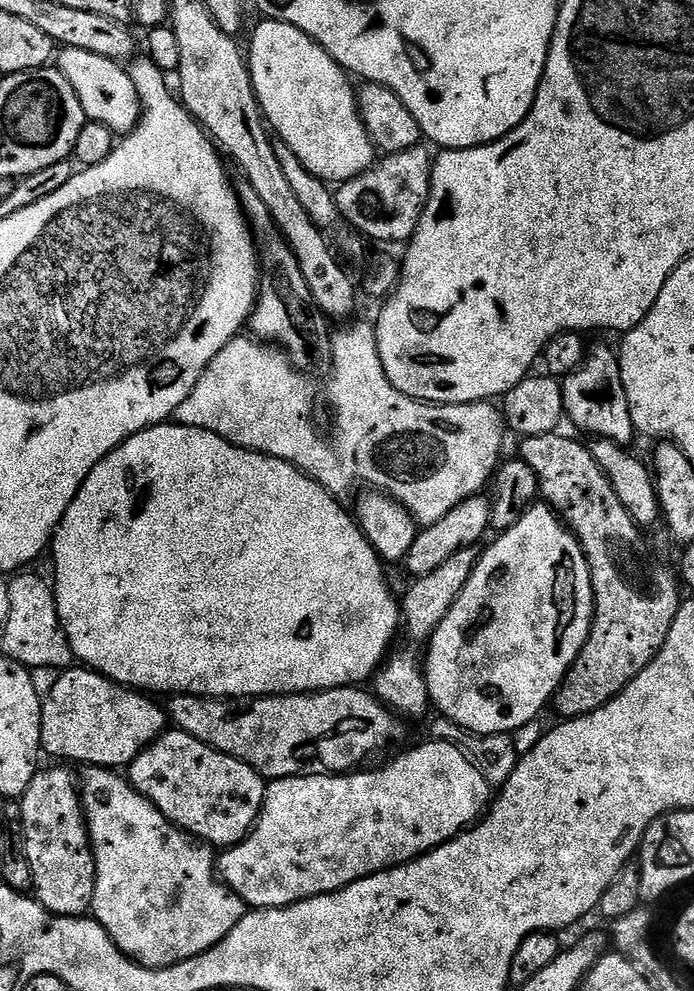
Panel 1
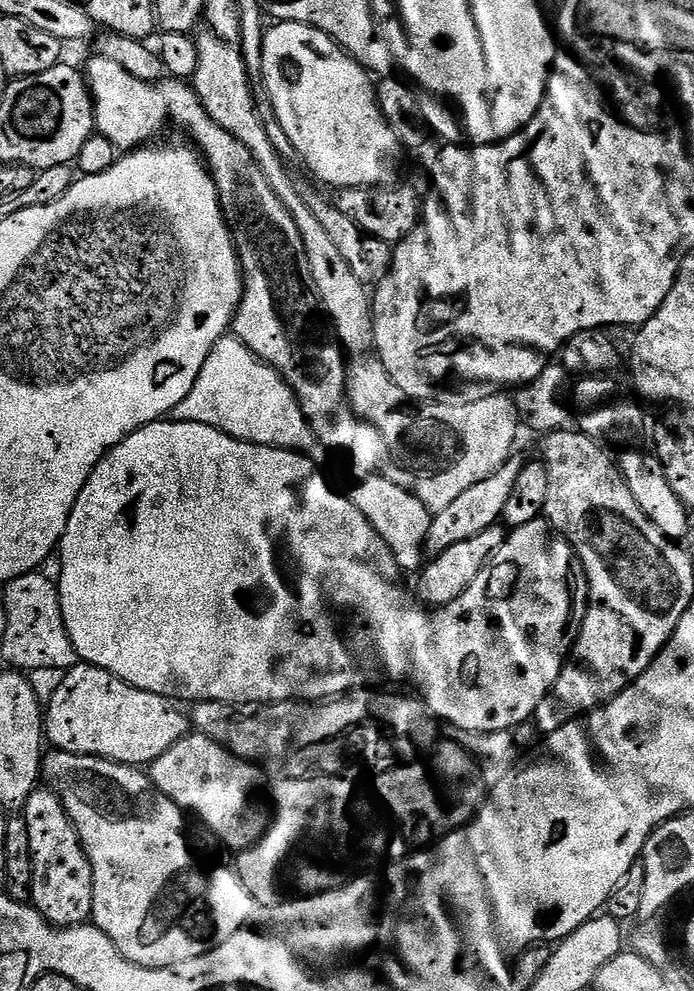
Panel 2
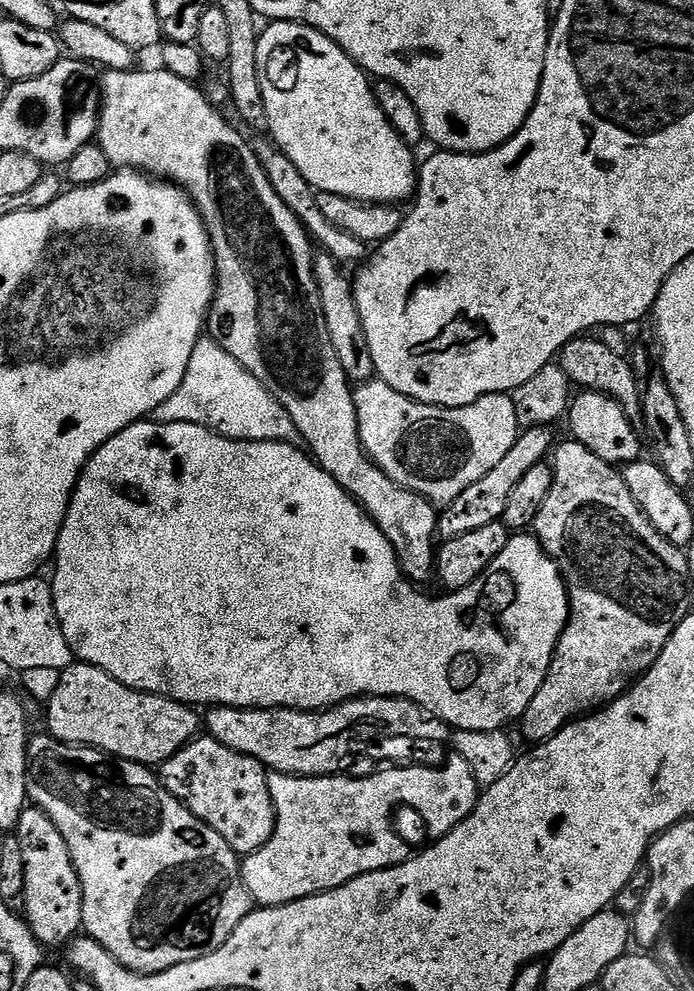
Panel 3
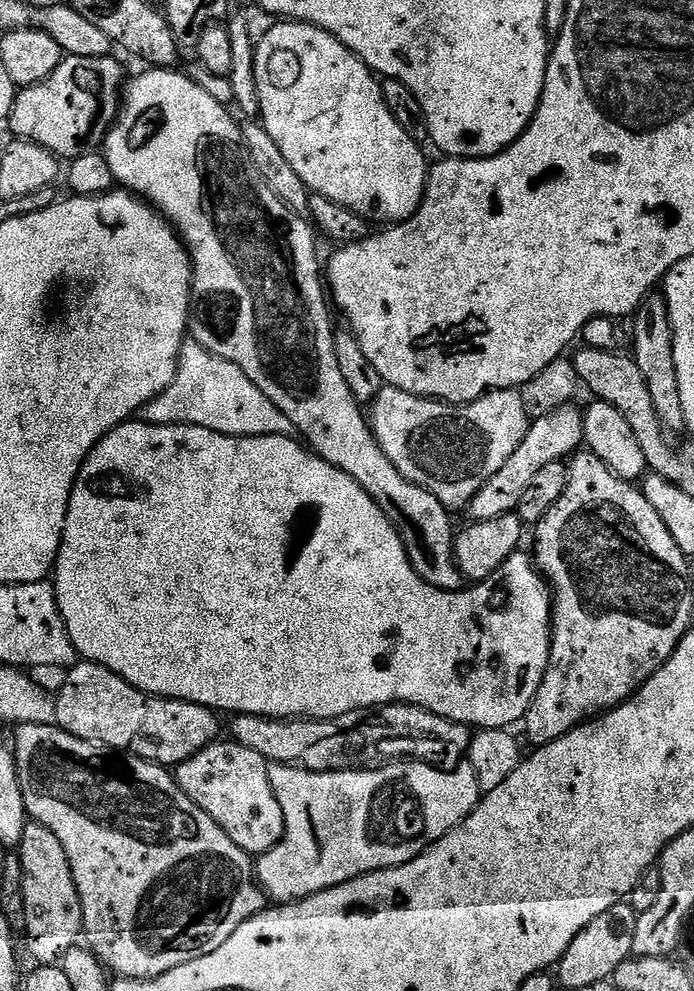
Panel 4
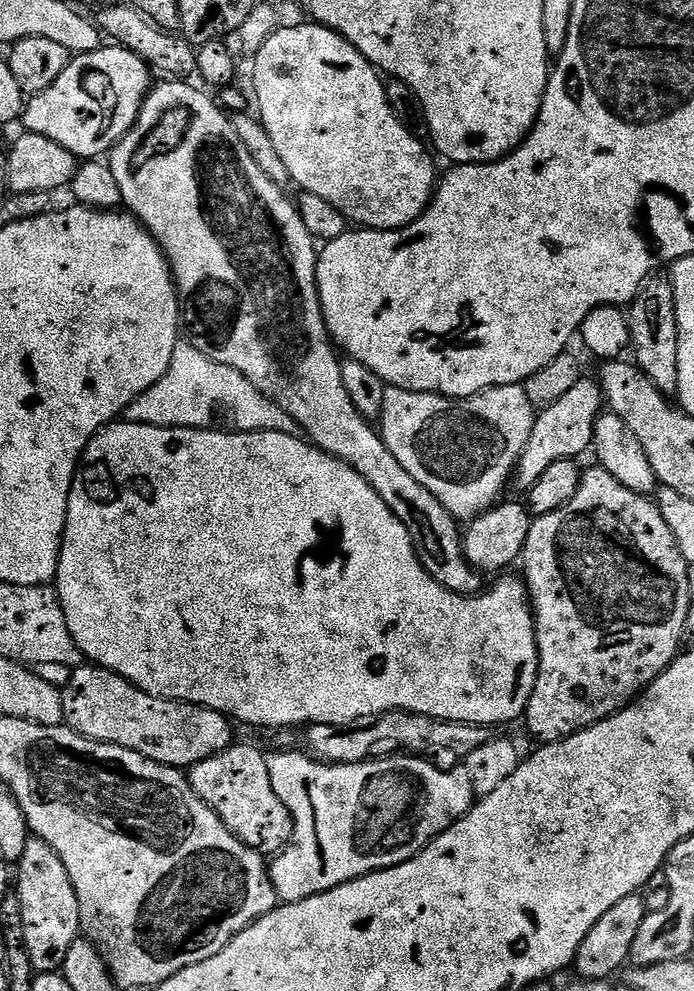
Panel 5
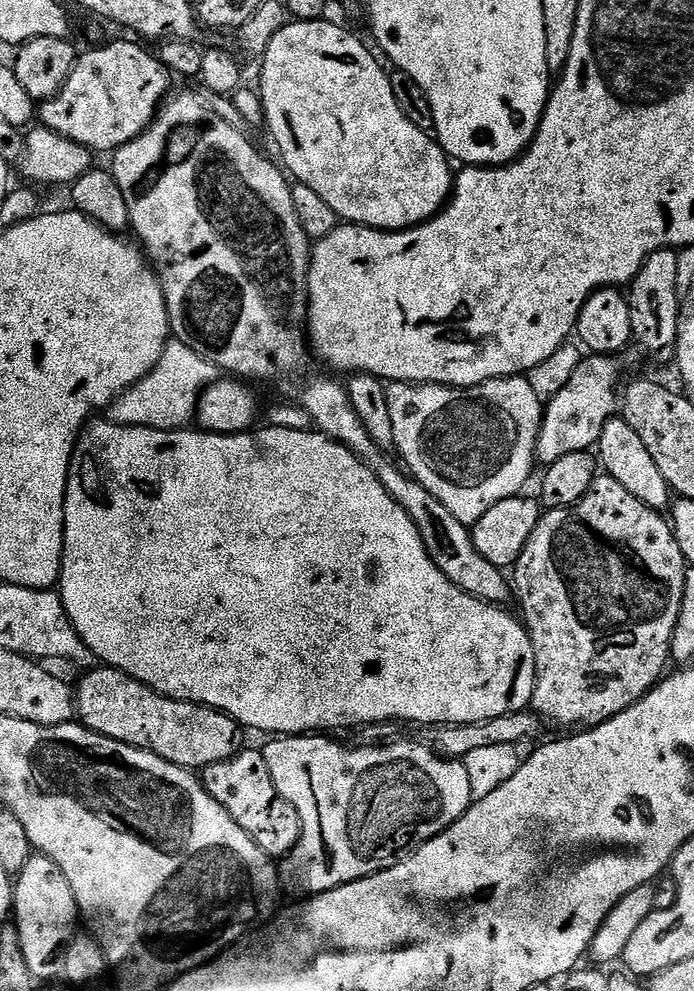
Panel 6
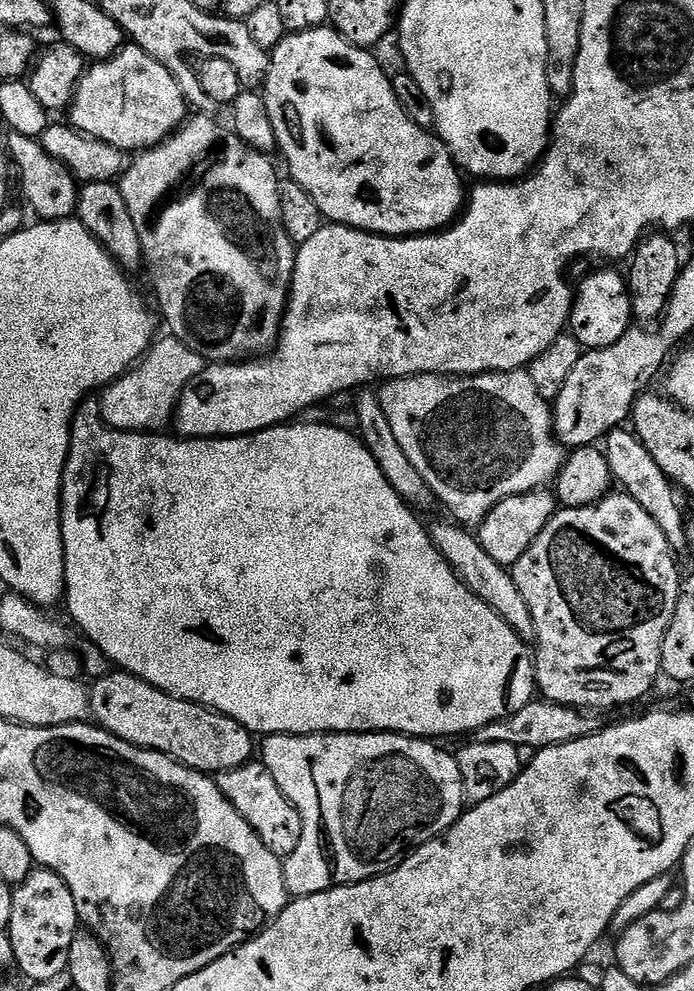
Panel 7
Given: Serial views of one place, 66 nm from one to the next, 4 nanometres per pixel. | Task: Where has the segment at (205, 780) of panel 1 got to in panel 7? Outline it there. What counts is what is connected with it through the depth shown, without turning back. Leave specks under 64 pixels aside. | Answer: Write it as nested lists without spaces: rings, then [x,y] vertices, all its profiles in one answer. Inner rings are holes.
[[[263,762],[243,764],[241,768],[219,773],[215,781],[234,810],[238,810],[238,814],[250,822],[254,834],[266,842],[266,850],[281,858],[287,858],[294,854],[294,850],[298,850],[298,842],[302,842],[302,818],[290,798],[282,794],[278,782],[274,782],[274,774],[270,774]]]

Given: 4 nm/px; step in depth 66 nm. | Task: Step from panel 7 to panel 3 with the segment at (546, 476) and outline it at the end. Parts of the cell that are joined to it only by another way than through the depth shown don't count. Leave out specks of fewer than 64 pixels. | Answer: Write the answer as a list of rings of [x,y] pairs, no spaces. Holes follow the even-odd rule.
[[[373,378],[367,383],[361,383],[354,392],[356,398],[356,417],[360,423],[360,443],[368,457],[396,484],[408,488],[420,496],[432,501],[437,506],[447,506],[452,503],[466,486],[474,486],[514,446],[514,442],[522,431],[518,422],[518,414],[514,414],[514,402],[511,395],[499,392],[478,398],[470,406],[461,408],[439,408],[433,404],[419,404],[409,396],[403,396],[394,390],[385,380]]]

